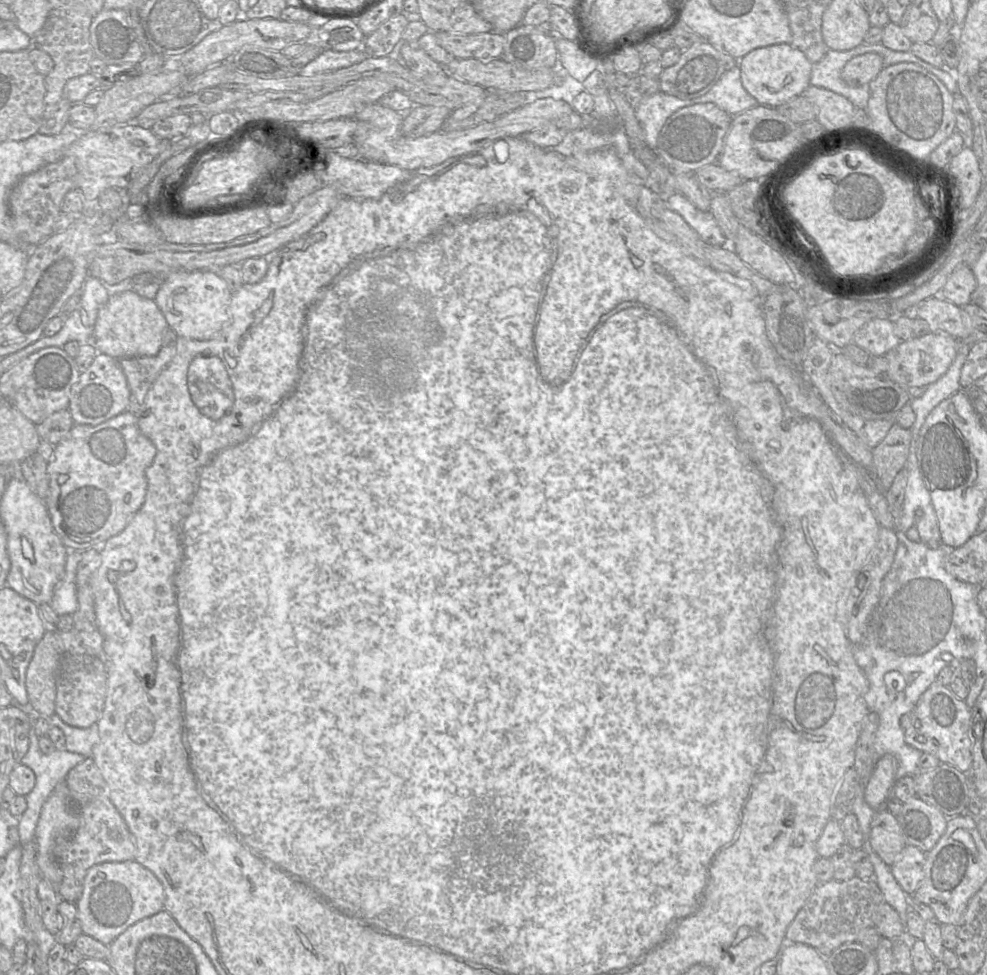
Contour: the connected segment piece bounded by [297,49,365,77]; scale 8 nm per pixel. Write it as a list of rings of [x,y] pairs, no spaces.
[[[362,49],[345,52],[323,50],[314,60],[303,67],[297,75],[308,77],[326,71],[346,68],[359,63],[364,56]]]

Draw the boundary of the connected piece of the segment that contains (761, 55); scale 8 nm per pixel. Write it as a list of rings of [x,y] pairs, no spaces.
[[[789,43],[758,47],[739,60],[741,82],[759,105],[777,108],[801,95],[810,86],[812,63],[806,55]]]

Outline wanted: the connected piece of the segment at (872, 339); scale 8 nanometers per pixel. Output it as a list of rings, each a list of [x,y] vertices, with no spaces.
[[[874,318],[855,333],[852,342],[872,356],[882,356],[901,340],[895,334],[893,318]]]

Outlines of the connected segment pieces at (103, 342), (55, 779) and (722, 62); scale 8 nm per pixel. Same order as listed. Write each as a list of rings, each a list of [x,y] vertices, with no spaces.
[[[132,288],[111,292],[99,312],[93,328],[91,343],[99,353],[115,359],[156,355],[162,345],[166,320],[152,299],[138,295]]]
[[[32,726],[29,732],[29,740],[29,748],[26,755],[22,758],[21,764],[26,765],[33,770],[35,774],[35,786],[32,791],[26,795],[27,808],[19,818],[18,830],[21,845],[31,842],[31,837],[35,836],[42,806],[54,791],[57,784],[63,782],[69,771],[86,758],[81,754],[70,752],[68,750],[55,749],[50,754],[42,753],[39,748],[39,737],[35,734]]]
[[[701,40],[681,52],[679,60],[672,66],[664,68],[659,80],[660,91],[682,100],[694,99],[706,94],[738,60],[715,48],[708,41]]]

